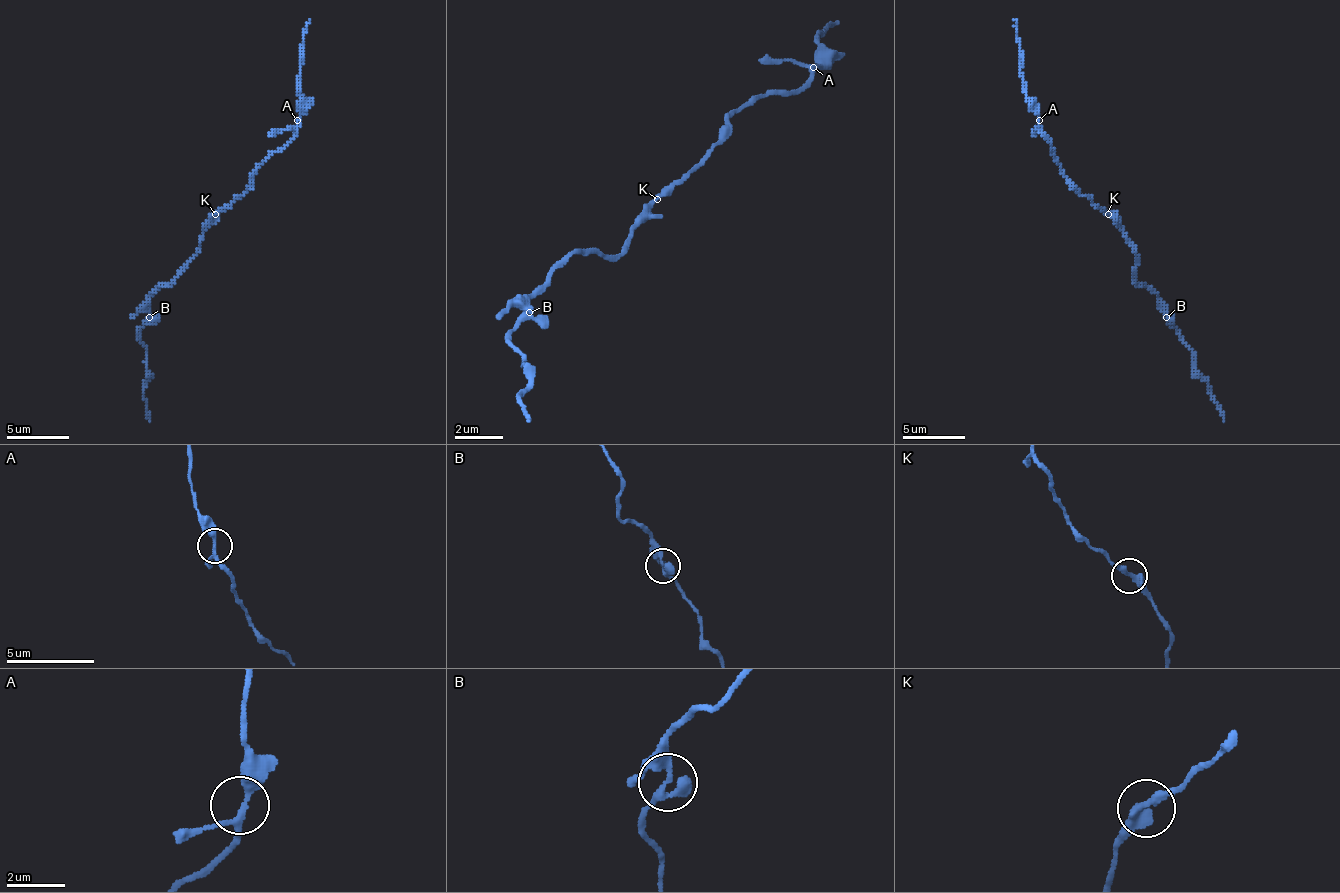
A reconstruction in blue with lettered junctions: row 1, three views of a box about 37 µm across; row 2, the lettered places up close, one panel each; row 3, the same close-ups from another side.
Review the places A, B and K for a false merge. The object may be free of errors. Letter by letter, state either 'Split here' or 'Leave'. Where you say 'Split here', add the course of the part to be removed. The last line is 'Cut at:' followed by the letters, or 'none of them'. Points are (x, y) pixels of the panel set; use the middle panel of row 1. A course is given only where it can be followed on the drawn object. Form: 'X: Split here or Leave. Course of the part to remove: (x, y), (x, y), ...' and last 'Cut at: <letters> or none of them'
A: Leave
B: Leave
K: Leave
Cut at: none of them

